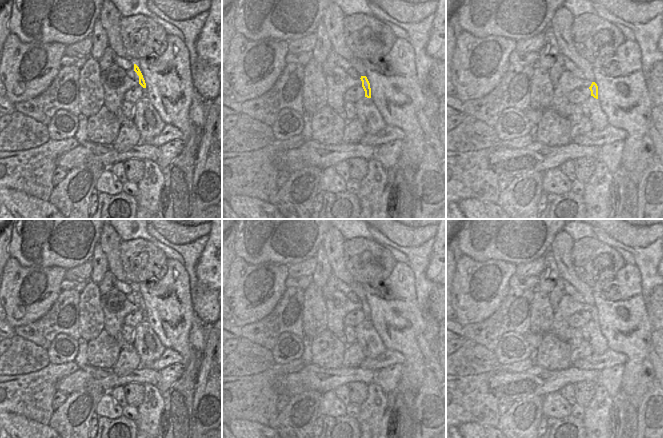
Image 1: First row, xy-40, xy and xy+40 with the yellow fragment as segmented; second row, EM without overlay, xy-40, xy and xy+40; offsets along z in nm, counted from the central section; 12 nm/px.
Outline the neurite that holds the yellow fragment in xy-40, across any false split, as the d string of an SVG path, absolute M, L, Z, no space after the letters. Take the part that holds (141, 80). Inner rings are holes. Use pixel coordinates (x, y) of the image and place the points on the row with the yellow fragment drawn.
M134 64L134 71L137 73L137 75L139 76L139 83L138 83L138 87L142 90L142 97L143 98L147 98L147 89L146 89L146 83L145 80L143 78L143 75L139 69L139 67Z

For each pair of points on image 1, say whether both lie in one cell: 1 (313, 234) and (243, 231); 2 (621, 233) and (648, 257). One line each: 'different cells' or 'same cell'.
1: same cell
2: different cells

